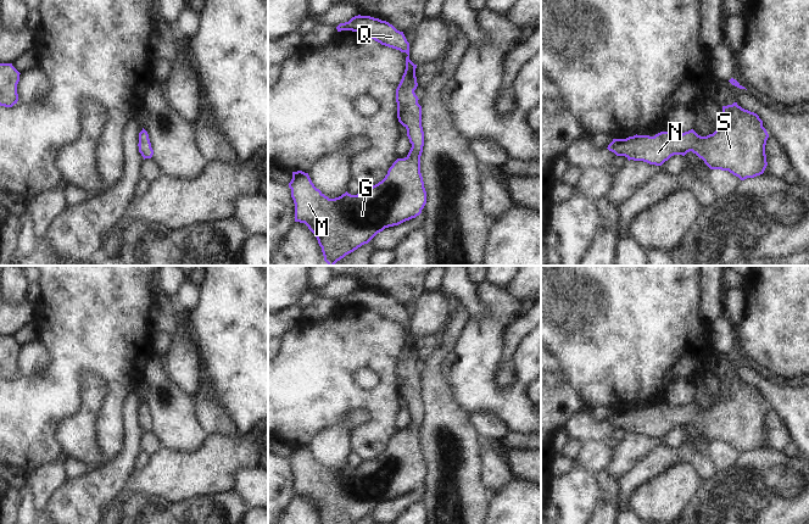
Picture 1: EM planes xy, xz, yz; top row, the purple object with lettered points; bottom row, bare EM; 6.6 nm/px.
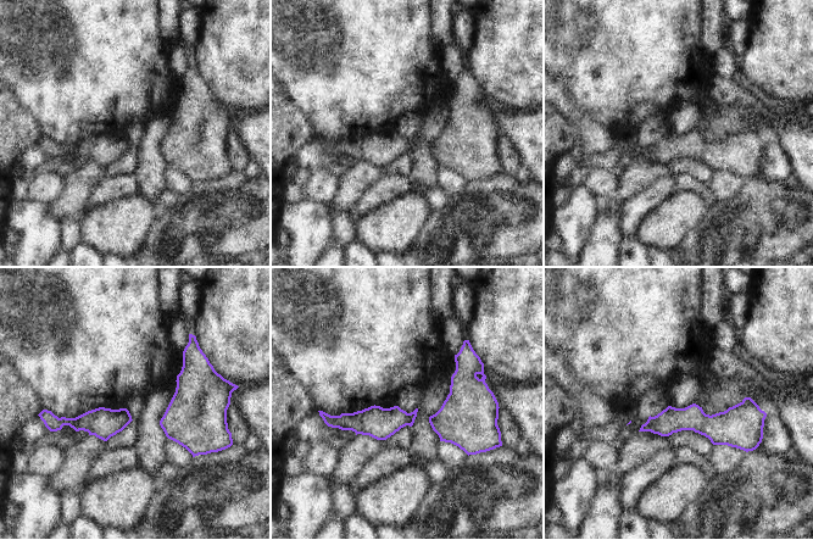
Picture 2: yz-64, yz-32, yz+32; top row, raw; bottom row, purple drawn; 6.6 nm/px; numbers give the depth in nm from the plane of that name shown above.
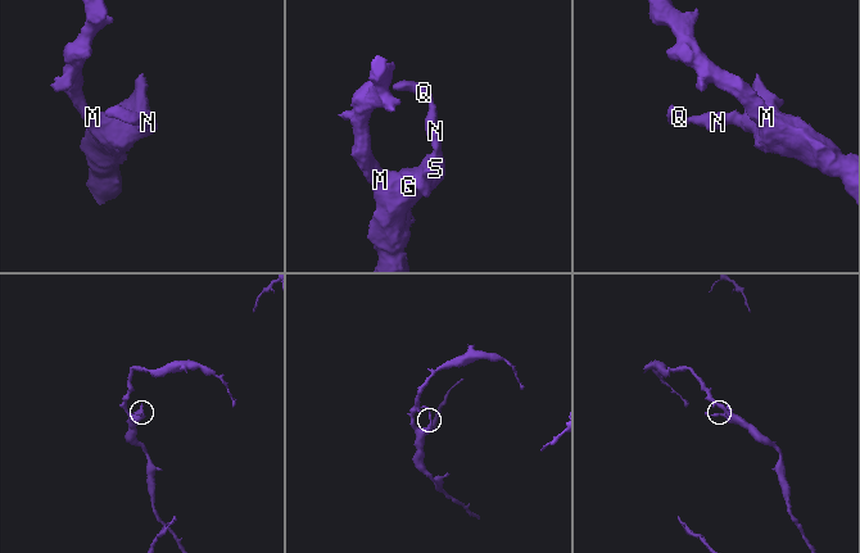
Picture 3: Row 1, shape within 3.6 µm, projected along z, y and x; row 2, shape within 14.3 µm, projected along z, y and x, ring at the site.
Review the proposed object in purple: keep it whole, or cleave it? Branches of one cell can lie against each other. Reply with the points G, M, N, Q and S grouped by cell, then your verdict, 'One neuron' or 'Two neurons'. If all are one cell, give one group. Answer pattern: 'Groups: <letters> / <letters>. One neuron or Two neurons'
Groups: G M N Q S. One neuron

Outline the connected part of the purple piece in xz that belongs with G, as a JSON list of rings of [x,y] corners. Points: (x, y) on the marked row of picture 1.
[[[355,16],[340,23],[337,32],[352,30],[381,45],[406,52],[406,69],[396,89],[397,118],[407,129],[412,147],[404,158],[397,158],[385,178],[362,189],[357,195],[347,191],[329,199],[314,186],[308,173],[292,172],[289,183],[295,204],[295,222],[305,223],[316,235],[324,261],[334,266],[346,255],[368,244],[385,228],[415,218],[426,204],[426,191],[420,173],[424,146],[422,106],[414,90],[418,87],[415,68],[409,60],[409,43],[403,32],[370,16]]]

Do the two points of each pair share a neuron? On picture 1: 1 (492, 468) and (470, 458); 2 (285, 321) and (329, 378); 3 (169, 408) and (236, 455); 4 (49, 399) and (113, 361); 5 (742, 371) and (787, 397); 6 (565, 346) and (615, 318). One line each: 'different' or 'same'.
1: different
2: different
3: different
4: same
5: same
6: same

